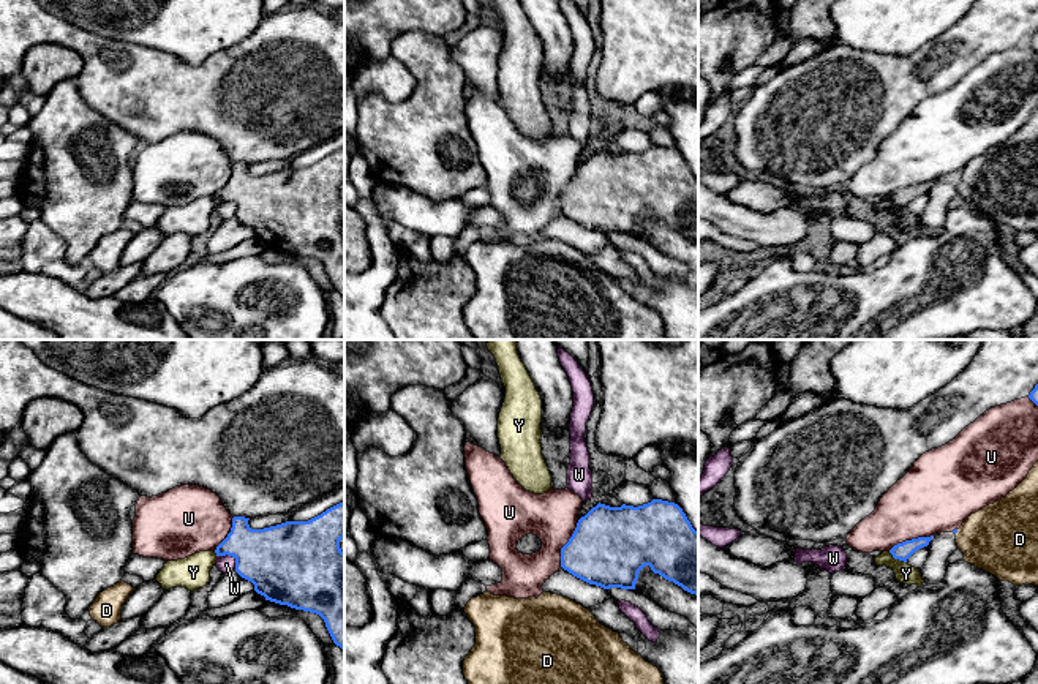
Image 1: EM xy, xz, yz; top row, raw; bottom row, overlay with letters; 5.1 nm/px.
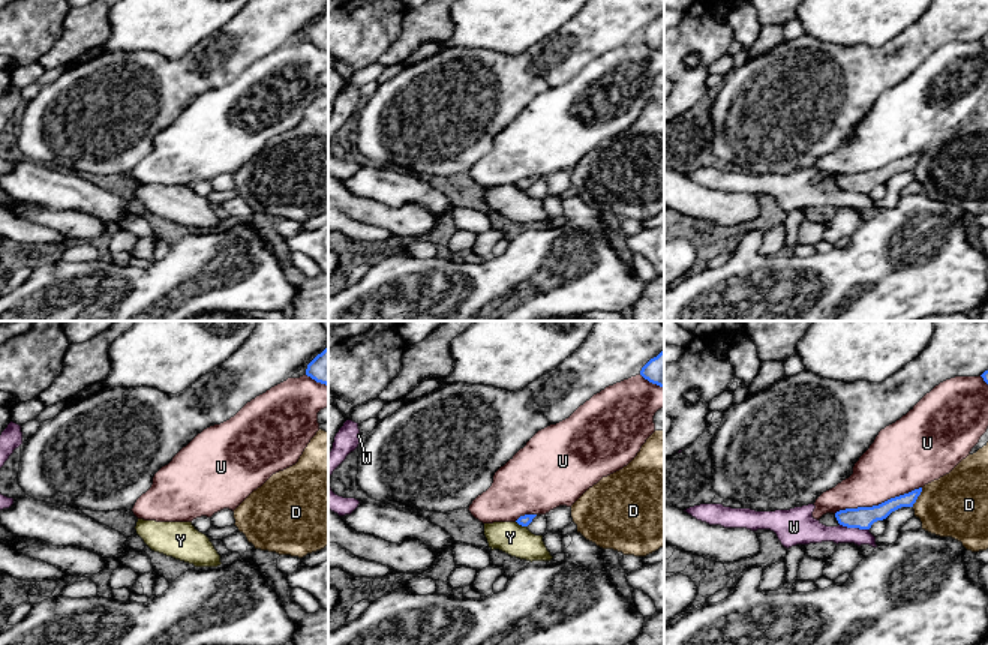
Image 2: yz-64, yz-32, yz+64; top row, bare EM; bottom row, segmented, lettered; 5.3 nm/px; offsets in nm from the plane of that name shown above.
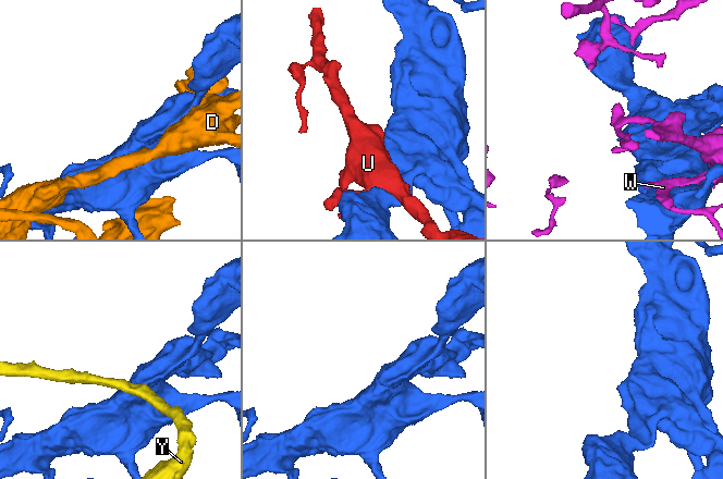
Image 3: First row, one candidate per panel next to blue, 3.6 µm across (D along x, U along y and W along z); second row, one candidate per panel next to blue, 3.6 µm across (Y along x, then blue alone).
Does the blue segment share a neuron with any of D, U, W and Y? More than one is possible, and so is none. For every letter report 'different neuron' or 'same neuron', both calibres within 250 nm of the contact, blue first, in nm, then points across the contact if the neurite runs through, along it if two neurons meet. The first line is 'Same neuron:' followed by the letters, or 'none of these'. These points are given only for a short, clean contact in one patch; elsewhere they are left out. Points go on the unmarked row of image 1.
Same neuron: none of these
D: different neuron | 20/360 nm
U: different neuron | 400/260 nm
W: different neuron | 360/90 nm
Y: different neuron | 90/100 nm | along yz (888, 198), (906, 209)

